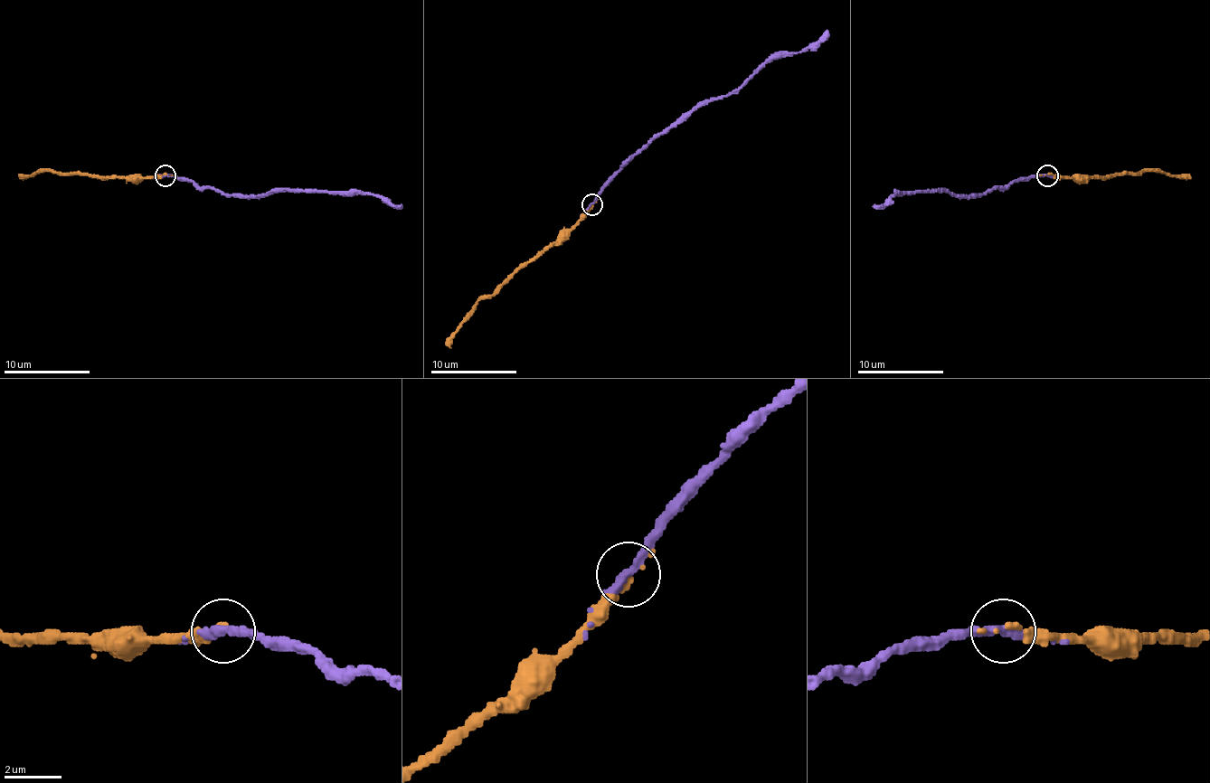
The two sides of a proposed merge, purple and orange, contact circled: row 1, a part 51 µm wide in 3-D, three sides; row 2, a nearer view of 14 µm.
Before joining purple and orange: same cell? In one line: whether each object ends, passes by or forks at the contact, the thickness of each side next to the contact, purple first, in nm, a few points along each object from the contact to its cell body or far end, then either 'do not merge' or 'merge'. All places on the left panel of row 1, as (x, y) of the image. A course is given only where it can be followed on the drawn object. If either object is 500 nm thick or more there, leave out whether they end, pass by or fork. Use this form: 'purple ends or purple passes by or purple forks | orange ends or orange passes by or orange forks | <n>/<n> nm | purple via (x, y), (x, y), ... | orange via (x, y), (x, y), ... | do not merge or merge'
purple ends | orange passes by | 480/170 nm | purple via (165, 174), (184, 176), (200, 187), (215, 187), (226, 193), (256, 196), (284, 190), (366, 192), (401, 207) | orange via (165, 174), (88, 176), (38, 170), (23, 179) | merge

